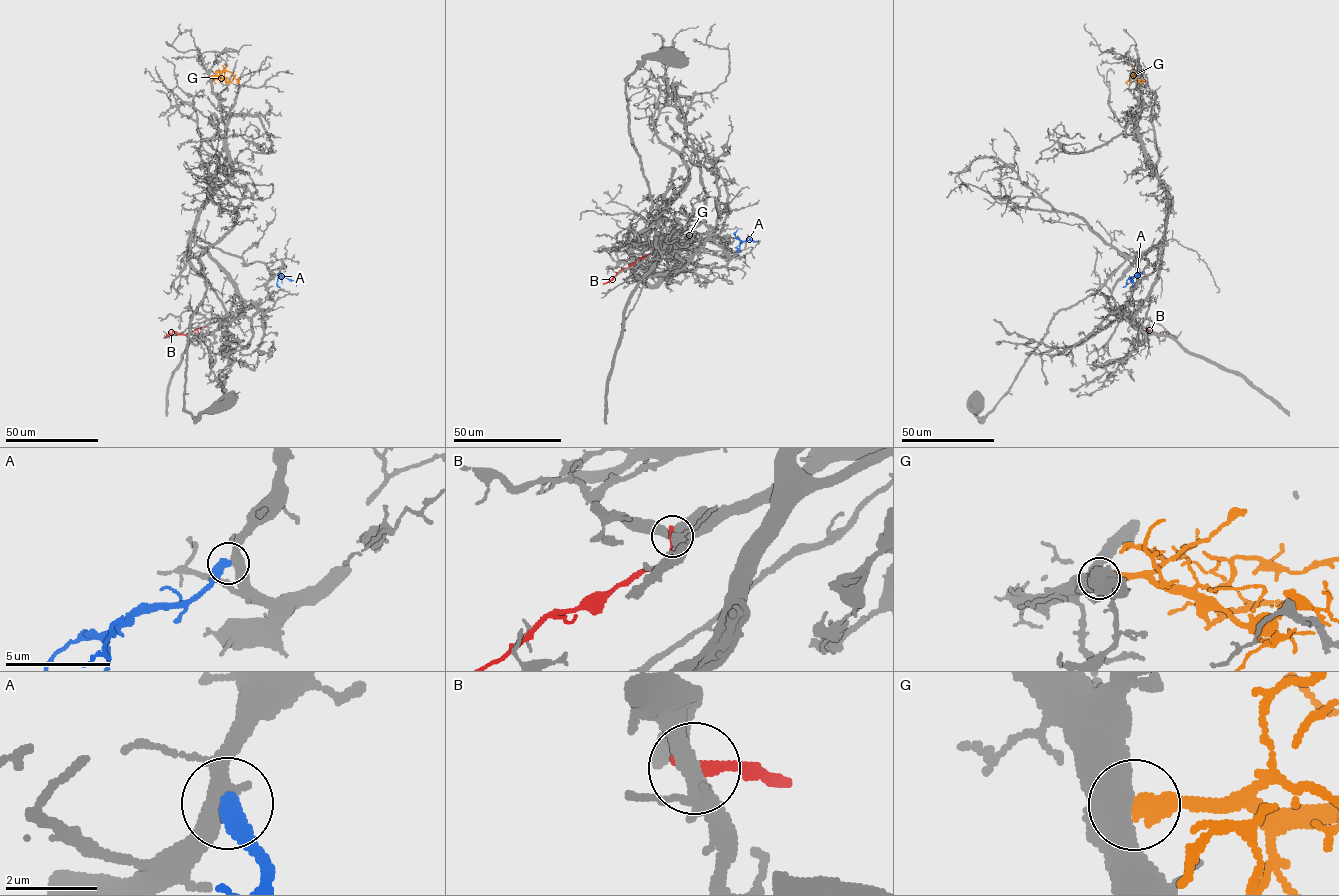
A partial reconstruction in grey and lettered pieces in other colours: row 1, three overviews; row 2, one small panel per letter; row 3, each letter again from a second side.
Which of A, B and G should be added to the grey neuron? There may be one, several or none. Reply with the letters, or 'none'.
A

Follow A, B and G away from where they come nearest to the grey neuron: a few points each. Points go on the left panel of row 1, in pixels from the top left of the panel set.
A: (280, 271), (283, 276), (277, 280), (280, 287)
B: (207, 326), (185, 335), (173, 331), (164, 335)
G: (210, 75), (219, 76), (228, 71), (239, 81), (237, 84)

